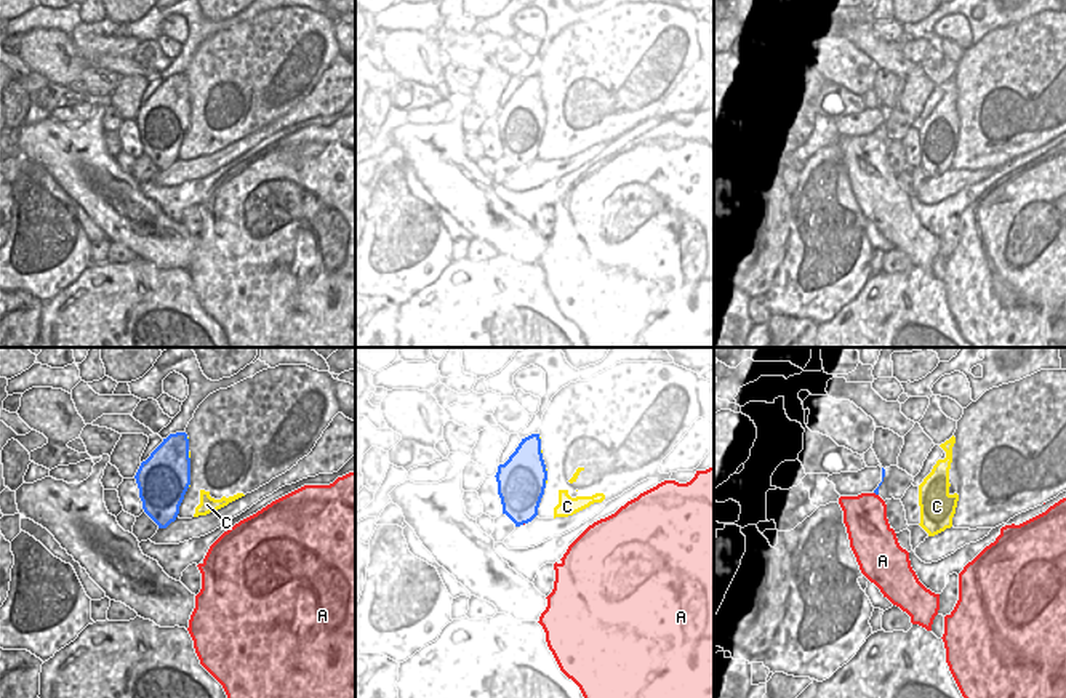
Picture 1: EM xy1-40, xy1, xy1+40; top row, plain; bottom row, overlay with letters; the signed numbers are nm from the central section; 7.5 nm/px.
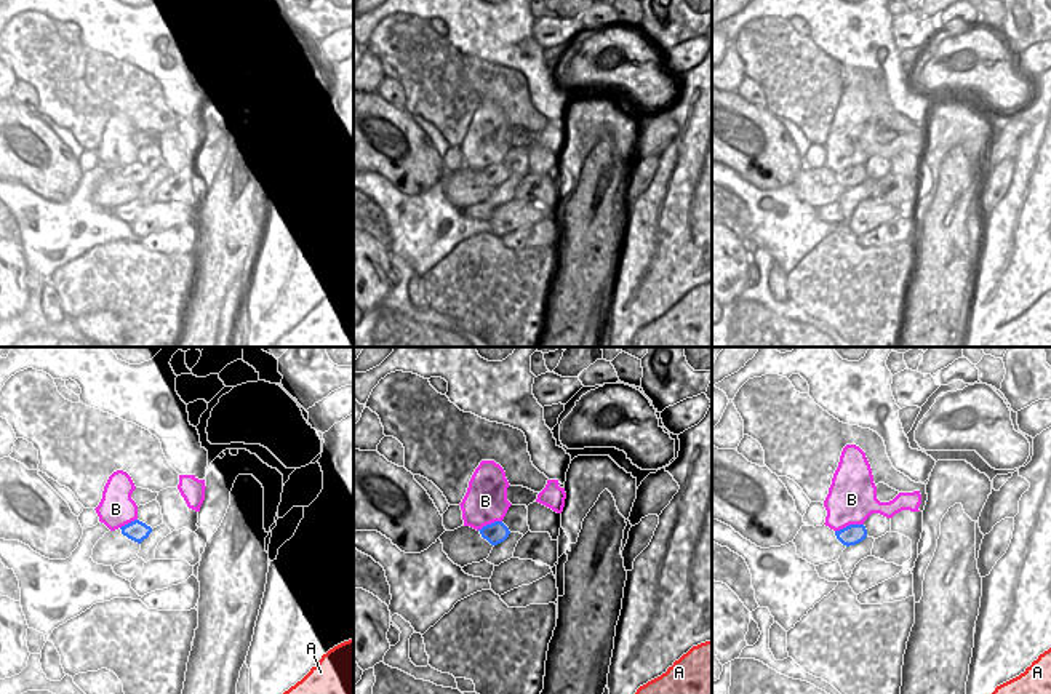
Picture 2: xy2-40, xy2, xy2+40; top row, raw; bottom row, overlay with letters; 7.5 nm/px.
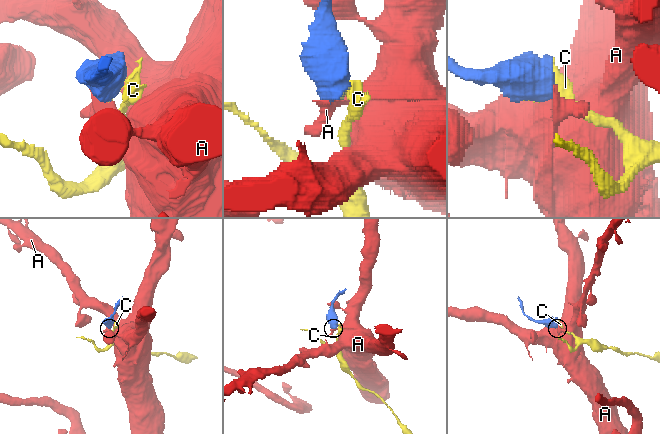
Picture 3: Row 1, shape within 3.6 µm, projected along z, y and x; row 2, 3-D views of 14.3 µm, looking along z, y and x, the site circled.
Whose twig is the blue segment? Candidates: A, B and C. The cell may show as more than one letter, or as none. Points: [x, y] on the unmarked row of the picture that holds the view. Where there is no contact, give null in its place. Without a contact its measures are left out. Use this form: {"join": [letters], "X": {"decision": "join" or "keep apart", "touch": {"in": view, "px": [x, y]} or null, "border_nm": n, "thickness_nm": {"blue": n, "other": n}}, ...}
{"join": ["C"], "A": {"decision": "keep apart", "touch": {"in": "xy1+40", "px": [876, 135]}, "border_nm": 50, "thickness_nm": {"blue": 30, "other": 340}}, "B": {"decision": "keep apart", "touch": {"in": "xy2+40", "px": [850, 167]}, "border_nm": 220, "thickness_nm": {"blue": 150, "other": 380}}, "C": {"decision": "join", "touch": {"in": "xy1-40", "px": [188, 96]}, "border_nm": 60, "thickness_nm": {"blue": 400, "other": 20}}}

